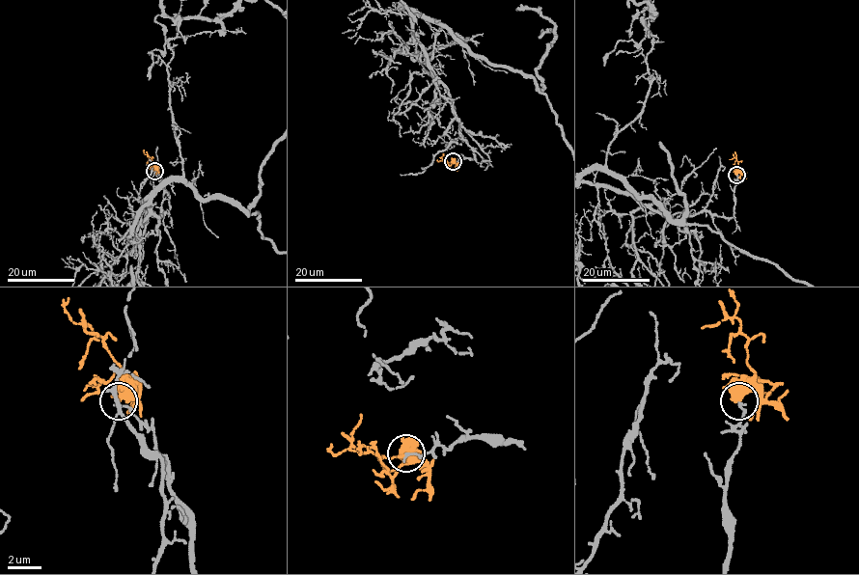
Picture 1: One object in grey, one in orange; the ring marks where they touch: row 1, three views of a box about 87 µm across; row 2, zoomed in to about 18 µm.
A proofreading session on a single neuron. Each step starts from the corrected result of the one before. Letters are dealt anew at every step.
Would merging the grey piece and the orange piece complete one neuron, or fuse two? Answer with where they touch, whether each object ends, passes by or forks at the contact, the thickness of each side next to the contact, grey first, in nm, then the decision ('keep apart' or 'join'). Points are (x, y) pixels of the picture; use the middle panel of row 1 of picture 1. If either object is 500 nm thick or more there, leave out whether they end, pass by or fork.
(453, 161) | 150/550 nm | keep apart

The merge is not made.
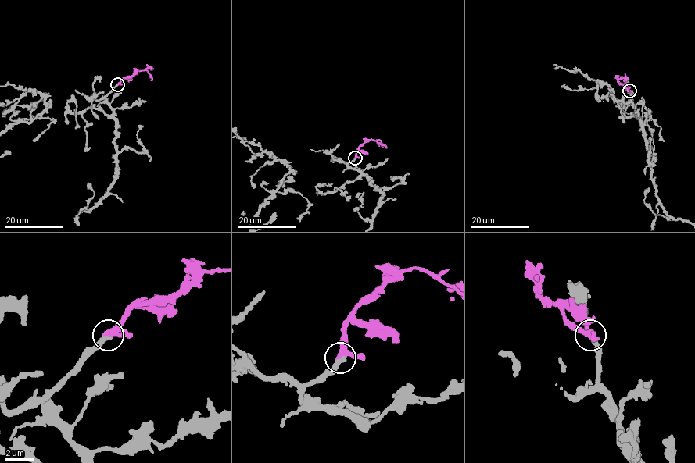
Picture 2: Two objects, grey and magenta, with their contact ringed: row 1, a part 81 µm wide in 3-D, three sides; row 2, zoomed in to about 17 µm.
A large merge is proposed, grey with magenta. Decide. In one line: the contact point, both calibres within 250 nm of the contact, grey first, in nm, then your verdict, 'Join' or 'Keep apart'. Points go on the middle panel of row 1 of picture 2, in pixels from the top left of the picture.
Place: (355, 158). Thickness 380 nm (grey) against 360 nm. Join

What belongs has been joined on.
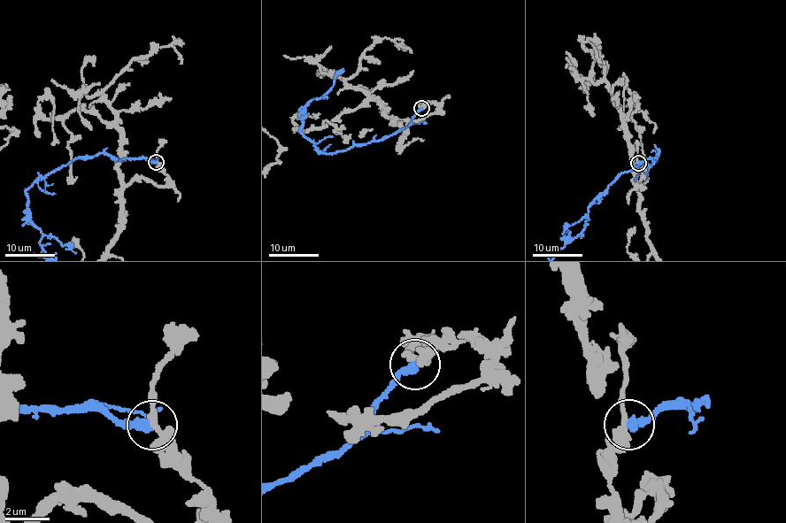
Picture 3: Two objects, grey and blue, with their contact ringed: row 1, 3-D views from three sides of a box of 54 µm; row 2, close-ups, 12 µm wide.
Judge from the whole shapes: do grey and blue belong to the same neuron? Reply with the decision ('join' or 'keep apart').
keep apart

